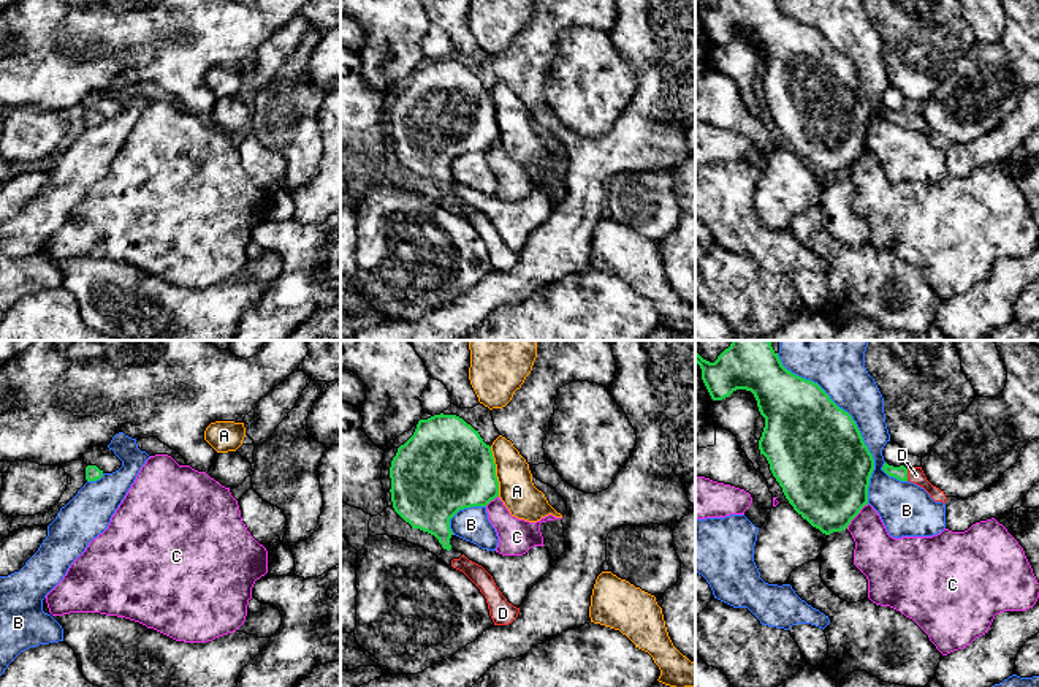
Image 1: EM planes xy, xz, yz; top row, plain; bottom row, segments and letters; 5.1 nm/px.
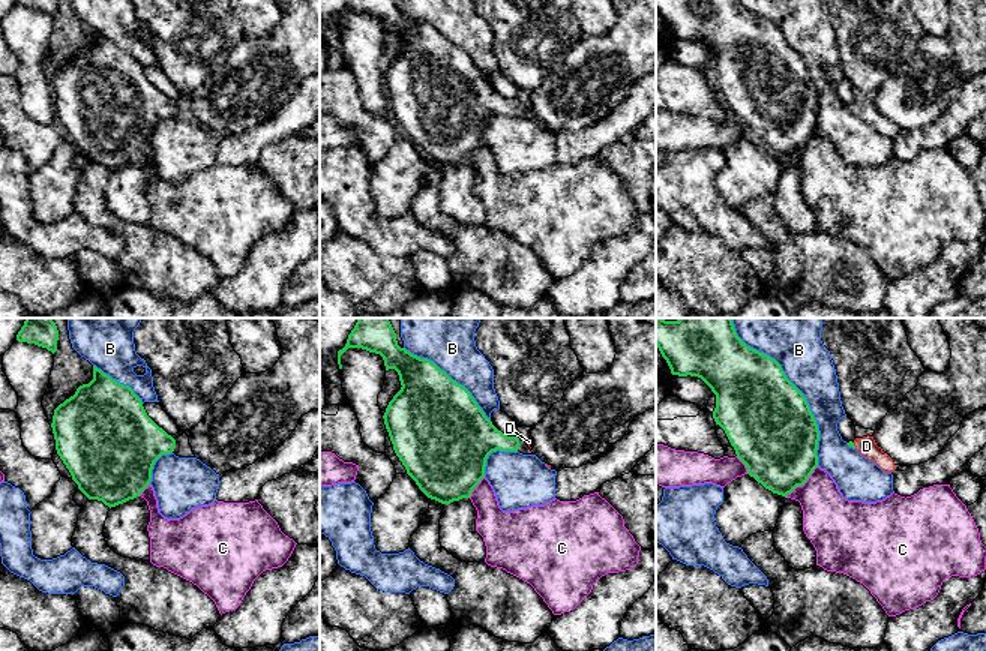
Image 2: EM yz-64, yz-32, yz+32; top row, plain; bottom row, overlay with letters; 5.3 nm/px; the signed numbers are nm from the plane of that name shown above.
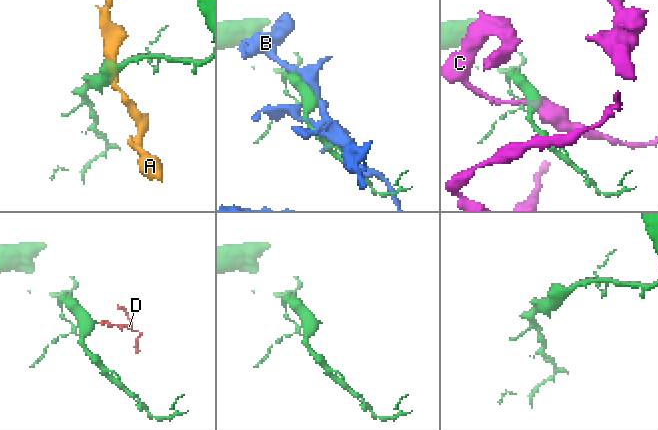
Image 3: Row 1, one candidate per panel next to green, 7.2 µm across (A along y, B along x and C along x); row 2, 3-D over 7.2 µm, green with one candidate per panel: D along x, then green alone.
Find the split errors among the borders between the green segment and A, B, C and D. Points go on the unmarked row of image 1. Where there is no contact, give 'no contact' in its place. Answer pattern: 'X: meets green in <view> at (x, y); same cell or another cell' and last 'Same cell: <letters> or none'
A: meets green in xz at (494, 117); another cell
B: meets green in yz at (854, 67); another cell
C: meets green in yz at (857, 159); another cell
D: meets green in yz at (906, 121); same cell
Same cell: D

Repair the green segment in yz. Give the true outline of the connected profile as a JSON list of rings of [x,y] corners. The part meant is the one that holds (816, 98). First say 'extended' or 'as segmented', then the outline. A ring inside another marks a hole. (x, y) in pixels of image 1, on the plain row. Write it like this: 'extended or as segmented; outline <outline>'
as segmented; outline [[[695,0],[695,8],[702,14],[702,25],[713,46],[722,46],[736,35],[754,40],[759,57],[765,63],[759,85],[760,100],[767,103],[773,122],[794,155],[825,180],[847,174],[868,150],[868,131],[874,116],[873,100],[852,62],[839,54],[817,28],[787,16],[778,0],[719,0],[714,8]]]

